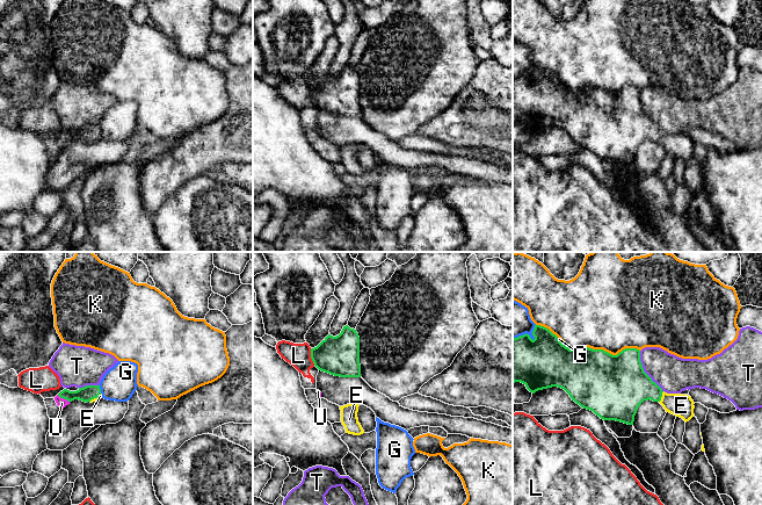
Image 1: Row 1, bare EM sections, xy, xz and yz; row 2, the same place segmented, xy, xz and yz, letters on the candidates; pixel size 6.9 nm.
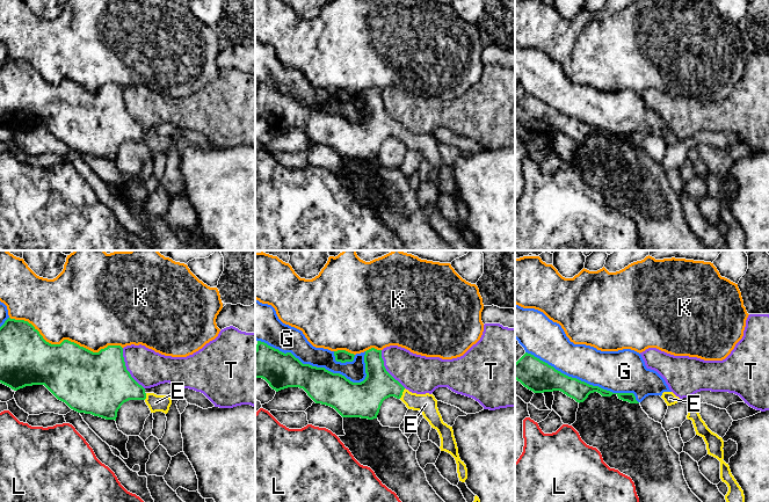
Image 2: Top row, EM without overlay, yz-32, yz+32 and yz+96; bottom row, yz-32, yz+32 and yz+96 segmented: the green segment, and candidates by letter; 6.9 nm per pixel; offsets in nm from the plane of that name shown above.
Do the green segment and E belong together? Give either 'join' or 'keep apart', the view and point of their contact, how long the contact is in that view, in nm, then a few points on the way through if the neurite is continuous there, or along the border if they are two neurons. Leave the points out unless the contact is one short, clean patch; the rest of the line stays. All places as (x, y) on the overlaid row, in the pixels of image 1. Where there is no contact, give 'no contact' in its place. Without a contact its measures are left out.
join | yz (661, 396) | 90 nm | across yz (628, 386), (648, 389), (661, 396), (672, 403), (681, 405)

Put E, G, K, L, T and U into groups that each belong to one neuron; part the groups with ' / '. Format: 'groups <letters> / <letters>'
groups E U / G / K / L / T

